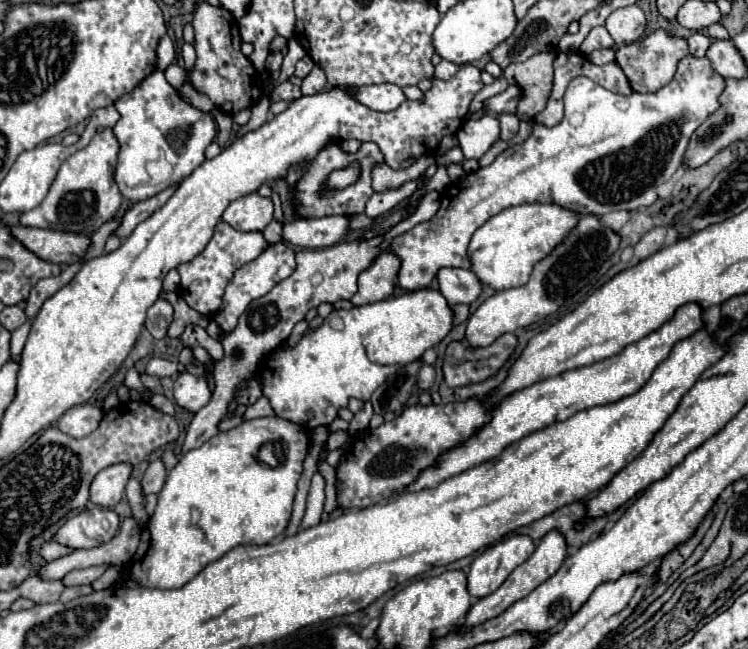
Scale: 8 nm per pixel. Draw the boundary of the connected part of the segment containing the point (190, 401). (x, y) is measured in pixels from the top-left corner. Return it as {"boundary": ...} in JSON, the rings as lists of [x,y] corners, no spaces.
{"boundary":[[[179,374],[175,380],[175,402],[187,412],[201,410],[211,400],[211,390],[203,376]]]}

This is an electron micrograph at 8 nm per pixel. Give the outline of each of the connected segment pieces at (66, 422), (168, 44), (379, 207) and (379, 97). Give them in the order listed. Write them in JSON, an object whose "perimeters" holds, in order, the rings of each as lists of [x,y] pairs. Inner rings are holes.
{"perimeters":[[[[81,404],[81,406],[69,408],[61,416],[57,428],[67,436],[85,438],[99,426],[101,420],[103,420],[103,412],[99,408],[95,408],[91,404]]],[[[163,36],[157,48],[157,68],[159,70],[167,70],[167,66],[173,62],[175,58],[175,50],[173,50],[173,42],[169,36]]],[[[411,180],[411,182],[403,184],[397,190],[387,190],[387,192],[381,192],[381,194],[373,194],[369,198],[369,202],[367,202],[365,214],[369,218],[377,218],[377,216],[389,214],[395,206],[399,206],[403,200],[407,200],[415,190],[417,190],[417,180]]],[[[377,84],[377,86],[361,86],[357,88],[355,92],[355,98],[373,108],[373,110],[379,110],[379,112],[389,112],[389,110],[395,110],[399,108],[407,96],[403,94],[403,90],[395,84]]]]}

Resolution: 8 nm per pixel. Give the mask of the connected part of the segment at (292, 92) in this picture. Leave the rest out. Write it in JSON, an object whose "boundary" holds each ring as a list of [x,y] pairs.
{"boundary":[[[281,82],[281,84],[275,86],[275,90],[269,94],[269,98],[271,98],[273,102],[279,102],[279,100],[291,102],[291,100],[295,100],[295,98],[299,98],[299,96],[301,96],[299,86],[295,86],[295,84],[291,84],[291,82]]]}

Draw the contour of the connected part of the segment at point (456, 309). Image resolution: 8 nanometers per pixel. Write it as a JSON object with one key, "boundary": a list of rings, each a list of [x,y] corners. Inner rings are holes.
{"boundary":[[[455,304],[455,306],[451,306],[451,310],[453,310],[453,326],[457,326],[469,318],[469,306],[467,304]]]}

